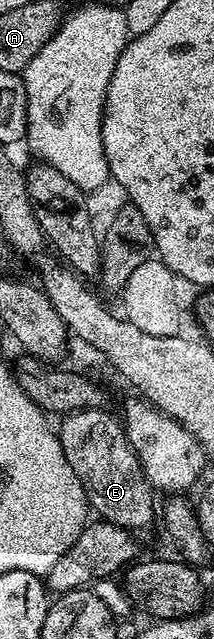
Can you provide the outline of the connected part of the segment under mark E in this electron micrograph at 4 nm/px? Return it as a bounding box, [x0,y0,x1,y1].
[57,408,157,531]

